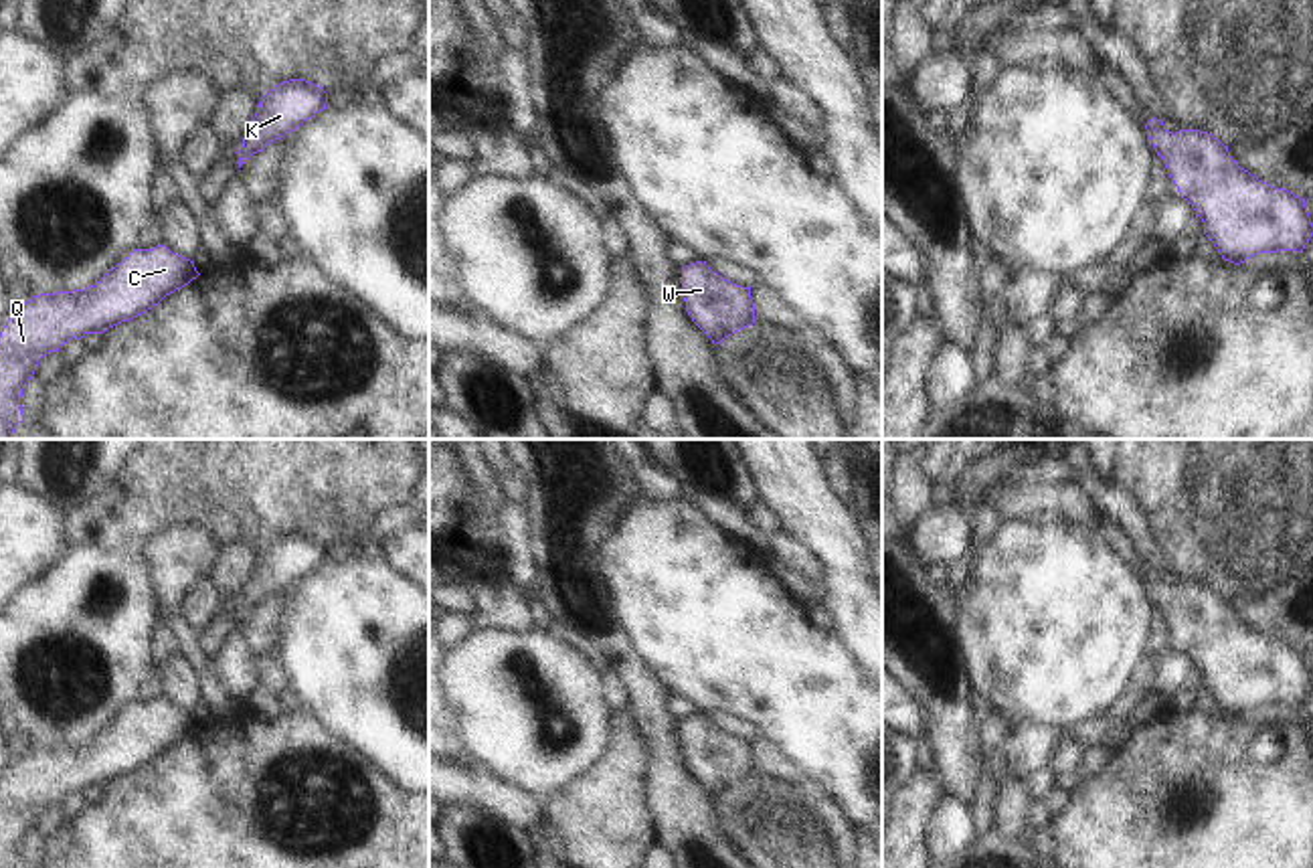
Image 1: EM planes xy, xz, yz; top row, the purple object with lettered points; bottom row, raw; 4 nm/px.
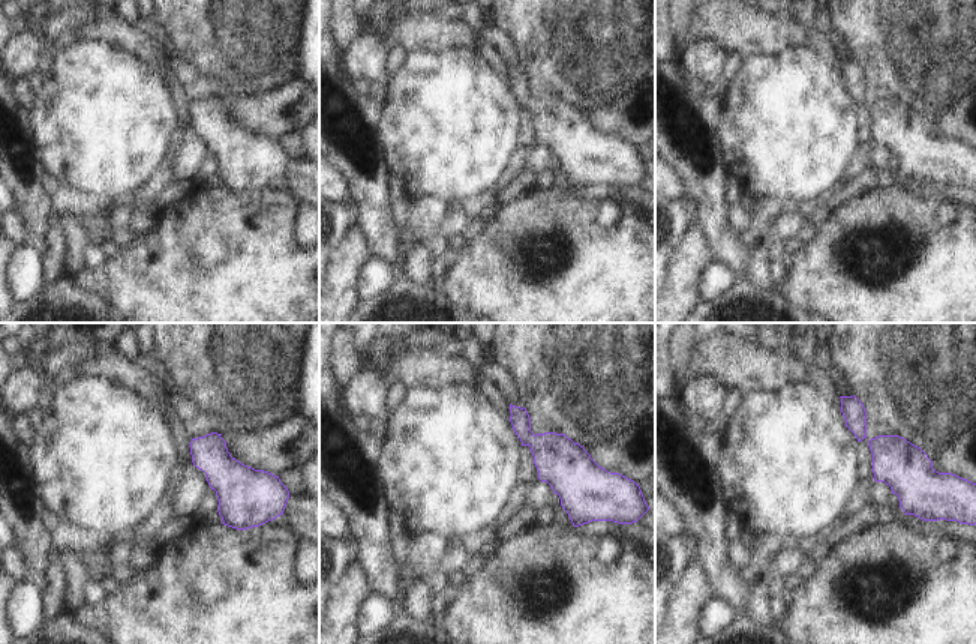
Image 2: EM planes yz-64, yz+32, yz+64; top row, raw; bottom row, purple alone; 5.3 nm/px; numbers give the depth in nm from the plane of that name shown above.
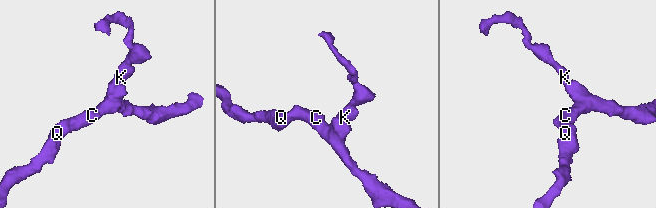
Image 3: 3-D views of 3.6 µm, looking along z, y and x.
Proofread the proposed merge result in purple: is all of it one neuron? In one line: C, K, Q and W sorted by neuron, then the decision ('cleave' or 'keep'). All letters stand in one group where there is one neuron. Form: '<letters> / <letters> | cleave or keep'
C K Q W | keep

